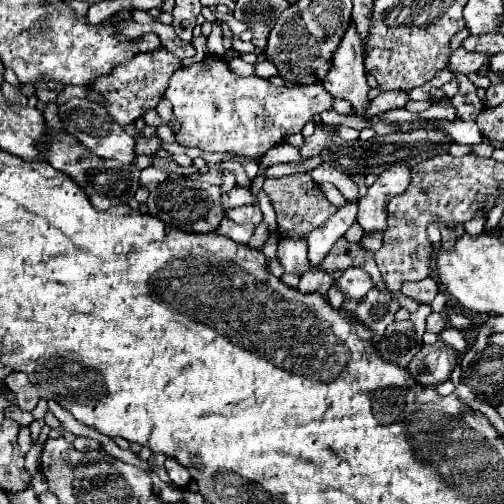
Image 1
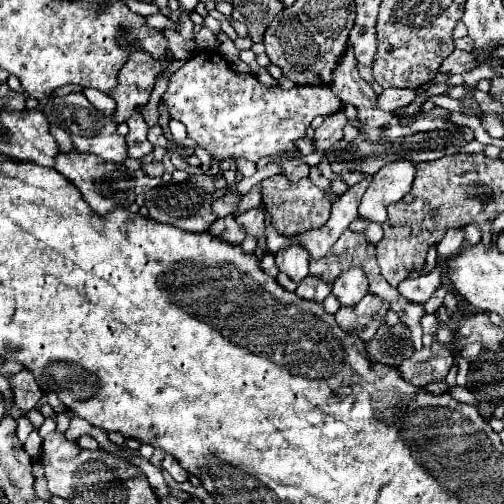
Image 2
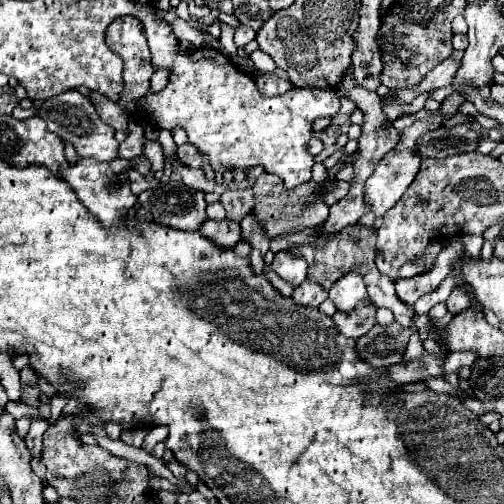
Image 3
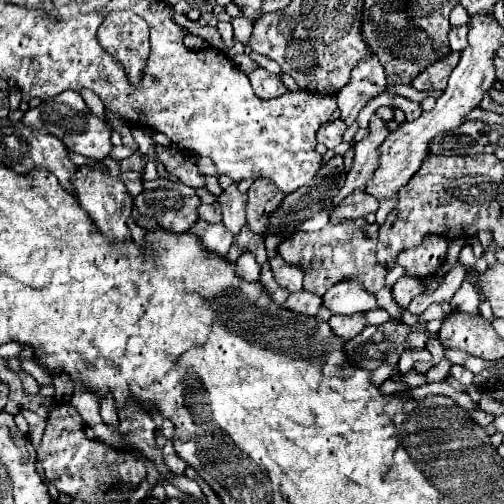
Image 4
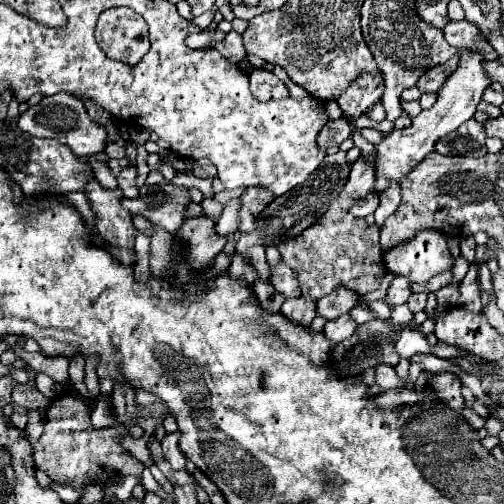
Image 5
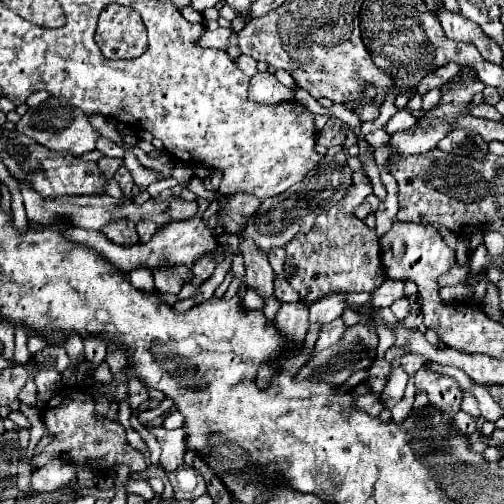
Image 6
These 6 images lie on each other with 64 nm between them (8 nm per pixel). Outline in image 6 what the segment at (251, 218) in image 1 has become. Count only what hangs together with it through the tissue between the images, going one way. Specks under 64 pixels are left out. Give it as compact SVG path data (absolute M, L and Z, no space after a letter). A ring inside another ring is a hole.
M244 240L240 246L240 254L244 256L244 266L246 266L246 284L252 286L260 296L270 296L272 294L272 280L274 280L274 270L268 264L268 258L262 250L252 240Z

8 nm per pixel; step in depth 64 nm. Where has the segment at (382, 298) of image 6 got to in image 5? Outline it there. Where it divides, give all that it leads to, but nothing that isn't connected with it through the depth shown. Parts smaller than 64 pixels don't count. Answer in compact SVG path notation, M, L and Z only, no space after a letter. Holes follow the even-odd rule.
M396 276L386 292L384 302L390 306L398 306L398 304L406 304L408 298L412 296L412 288L410 288L410 280L406 280L404 276Z

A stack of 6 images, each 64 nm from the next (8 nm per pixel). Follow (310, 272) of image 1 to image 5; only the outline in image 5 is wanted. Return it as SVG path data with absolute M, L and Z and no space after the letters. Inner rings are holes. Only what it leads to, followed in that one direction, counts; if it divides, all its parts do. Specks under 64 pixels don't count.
M298 296L290 298L282 304L282 314L294 322L300 322L304 326L310 326L310 322L316 316L316 298L310 296Z

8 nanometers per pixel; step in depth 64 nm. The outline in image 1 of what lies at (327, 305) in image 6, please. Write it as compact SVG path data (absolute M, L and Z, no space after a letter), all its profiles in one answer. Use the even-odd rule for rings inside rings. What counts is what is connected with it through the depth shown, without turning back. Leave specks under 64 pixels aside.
M348 268L348 270L344 272L344 276L342 276L336 284L340 286L340 290L342 290L348 298L356 298L356 300L364 298L364 294L374 288L372 278L370 278L364 270L360 270L360 268Z

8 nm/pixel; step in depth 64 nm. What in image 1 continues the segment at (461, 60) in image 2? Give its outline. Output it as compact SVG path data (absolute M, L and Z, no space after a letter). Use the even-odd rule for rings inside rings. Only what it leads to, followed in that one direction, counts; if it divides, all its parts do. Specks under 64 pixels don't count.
M464 48L456 50L450 58L450 70L468 74L468 72L478 72L484 64L490 64L492 54L478 54L478 52L466 52Z

